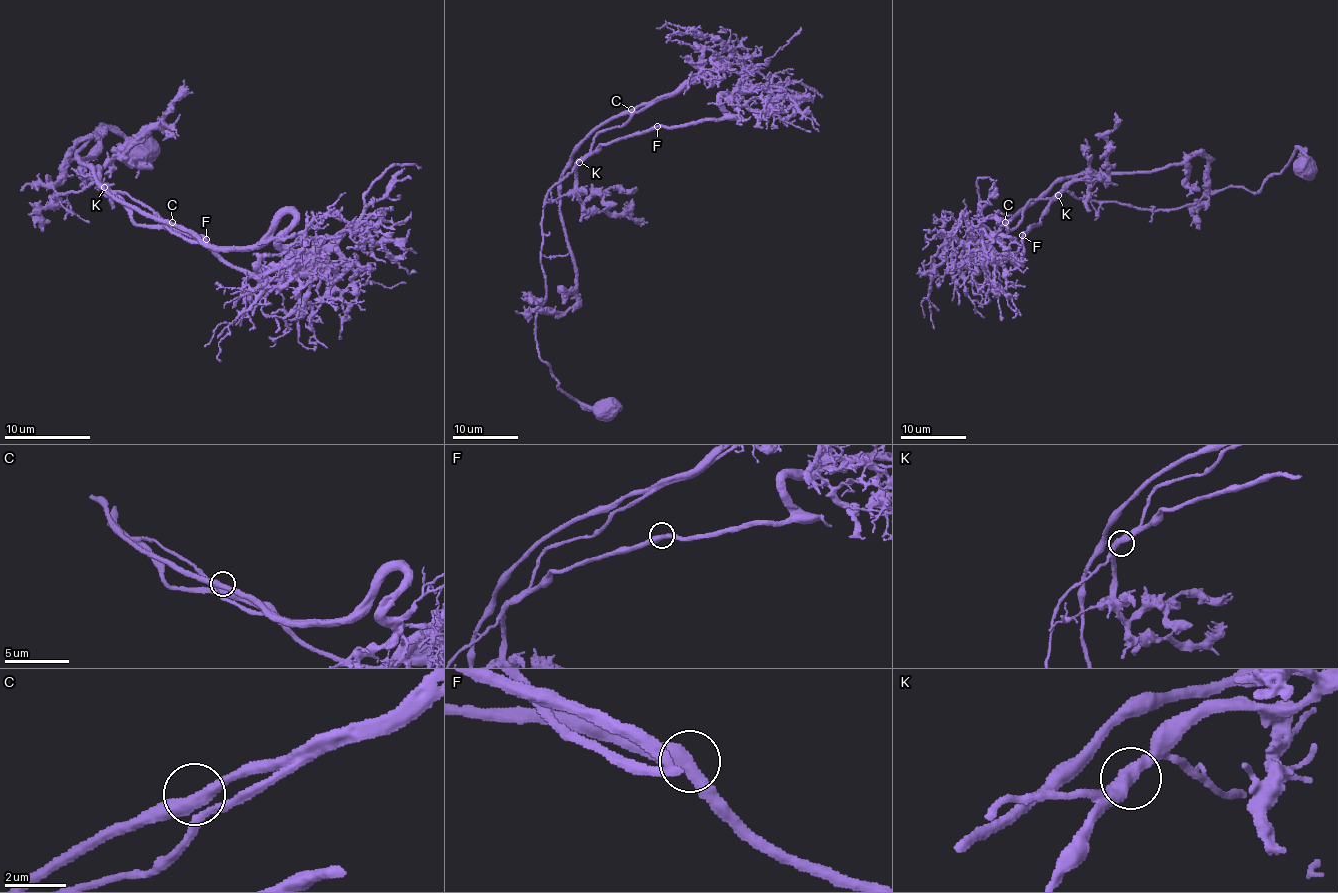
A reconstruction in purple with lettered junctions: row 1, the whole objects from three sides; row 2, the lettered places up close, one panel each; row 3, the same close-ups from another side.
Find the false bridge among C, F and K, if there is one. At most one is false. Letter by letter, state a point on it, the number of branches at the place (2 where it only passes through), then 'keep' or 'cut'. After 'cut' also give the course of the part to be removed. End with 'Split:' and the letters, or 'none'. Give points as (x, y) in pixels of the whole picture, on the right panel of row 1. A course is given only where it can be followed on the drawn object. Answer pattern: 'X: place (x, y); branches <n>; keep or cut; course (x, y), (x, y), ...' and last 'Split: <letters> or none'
C: place (1005, 222); branches 2; keep
F: place (1022, 235); branches 2; keep
K: place (1058, 195); branches 2; cut; course (1058, 195), (1025, 235), (1015, 265), (1010, 260), (994, 263), (984, 245), (977, 181), (994, 181)
Split: K

